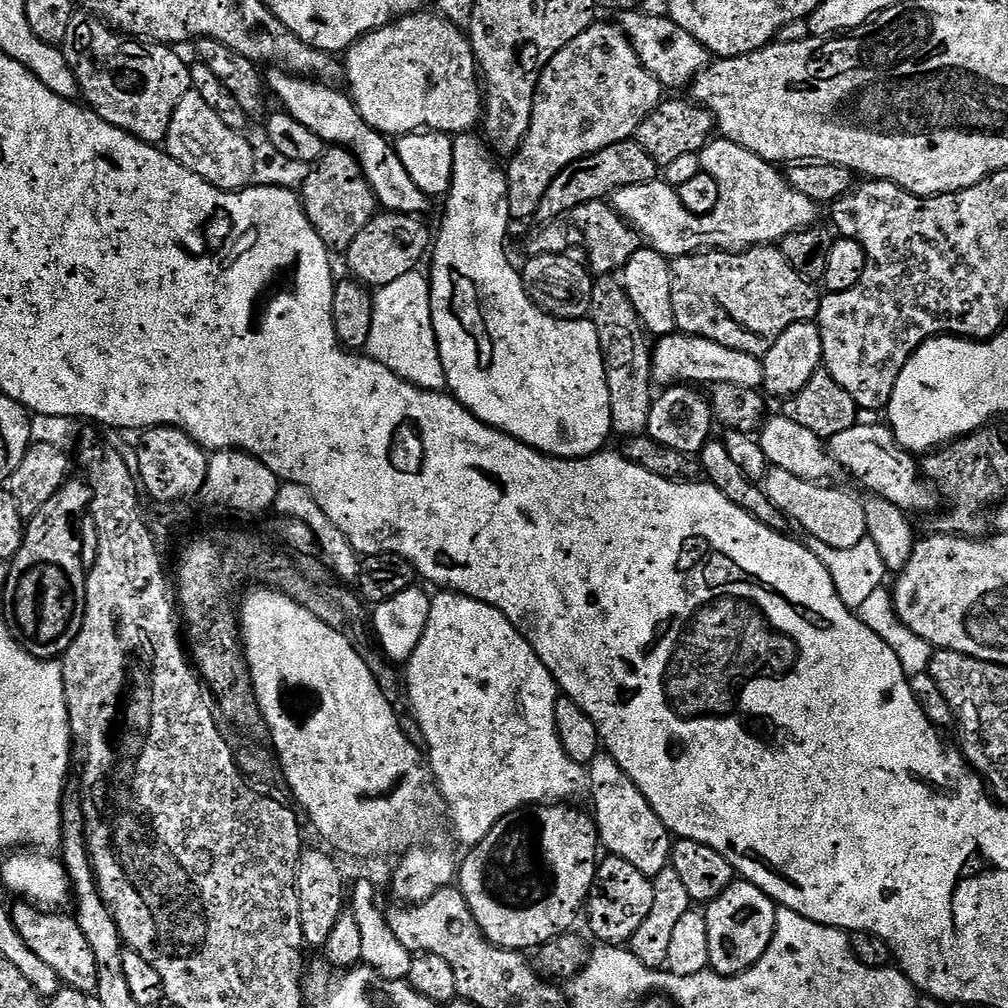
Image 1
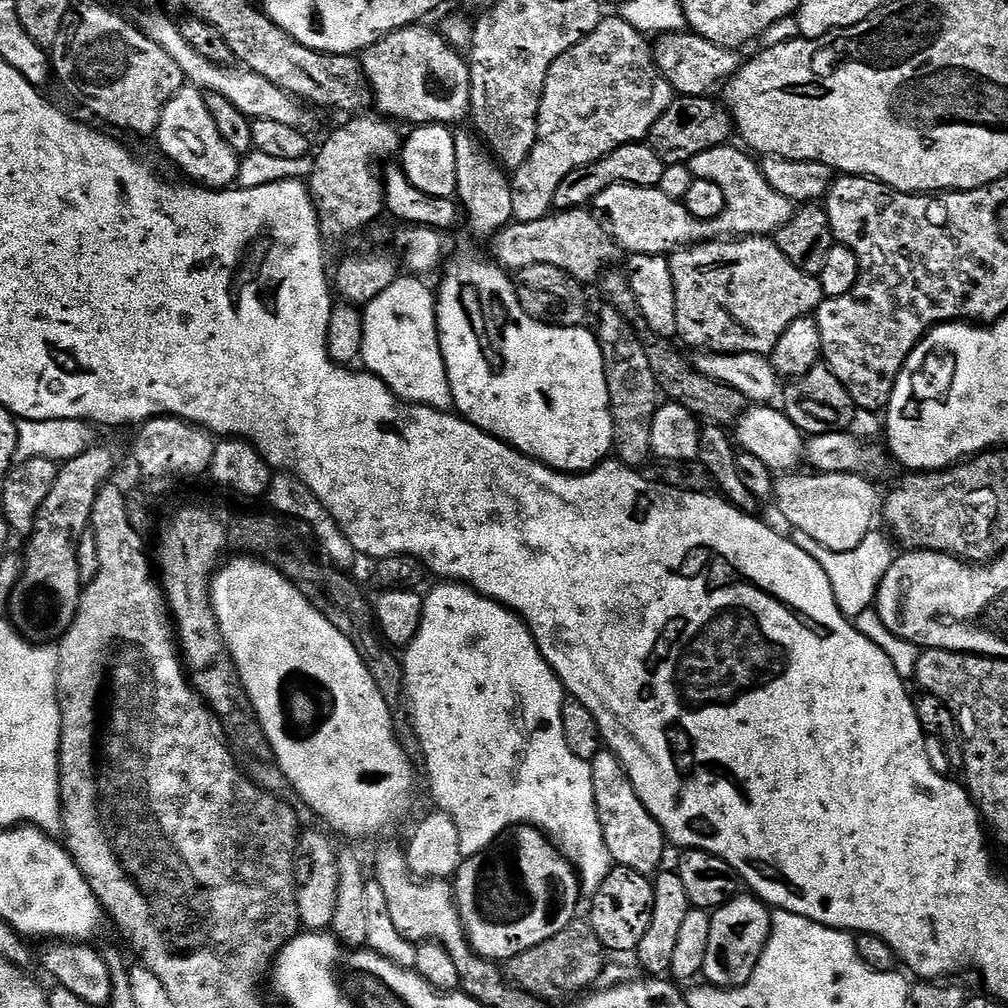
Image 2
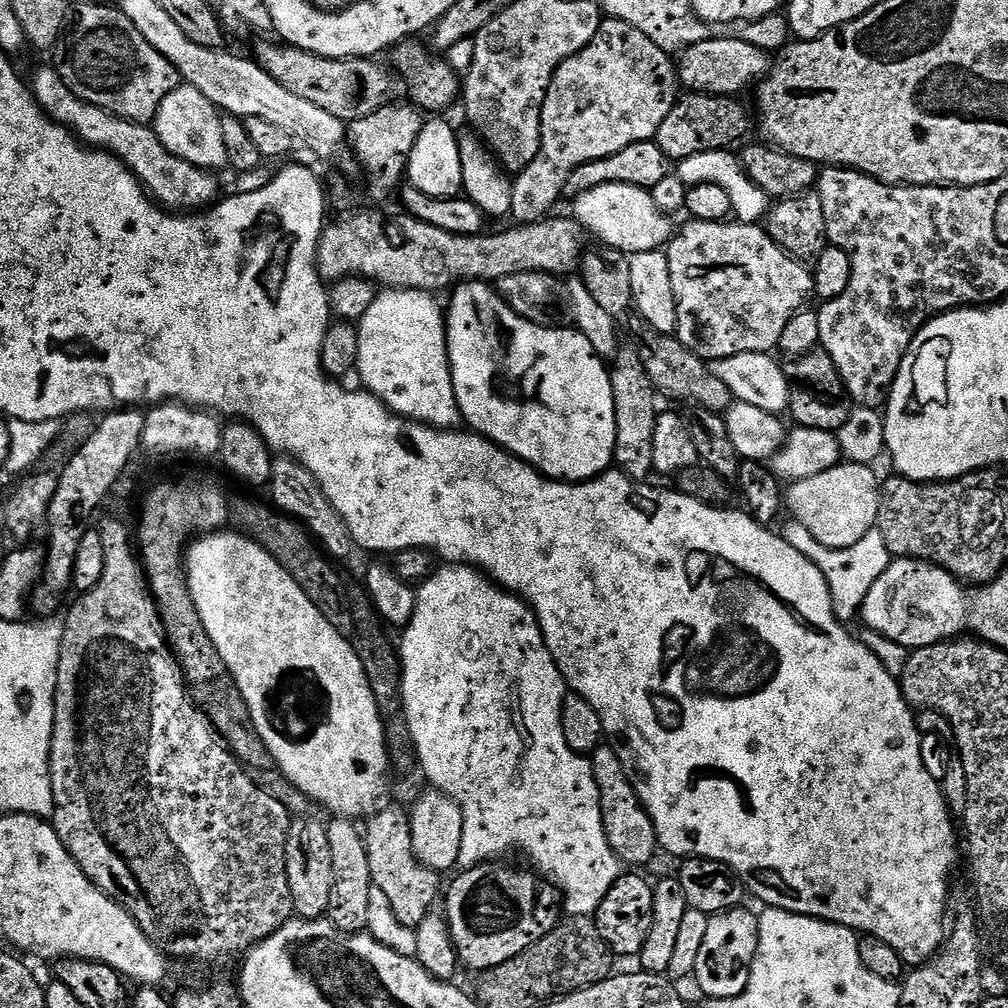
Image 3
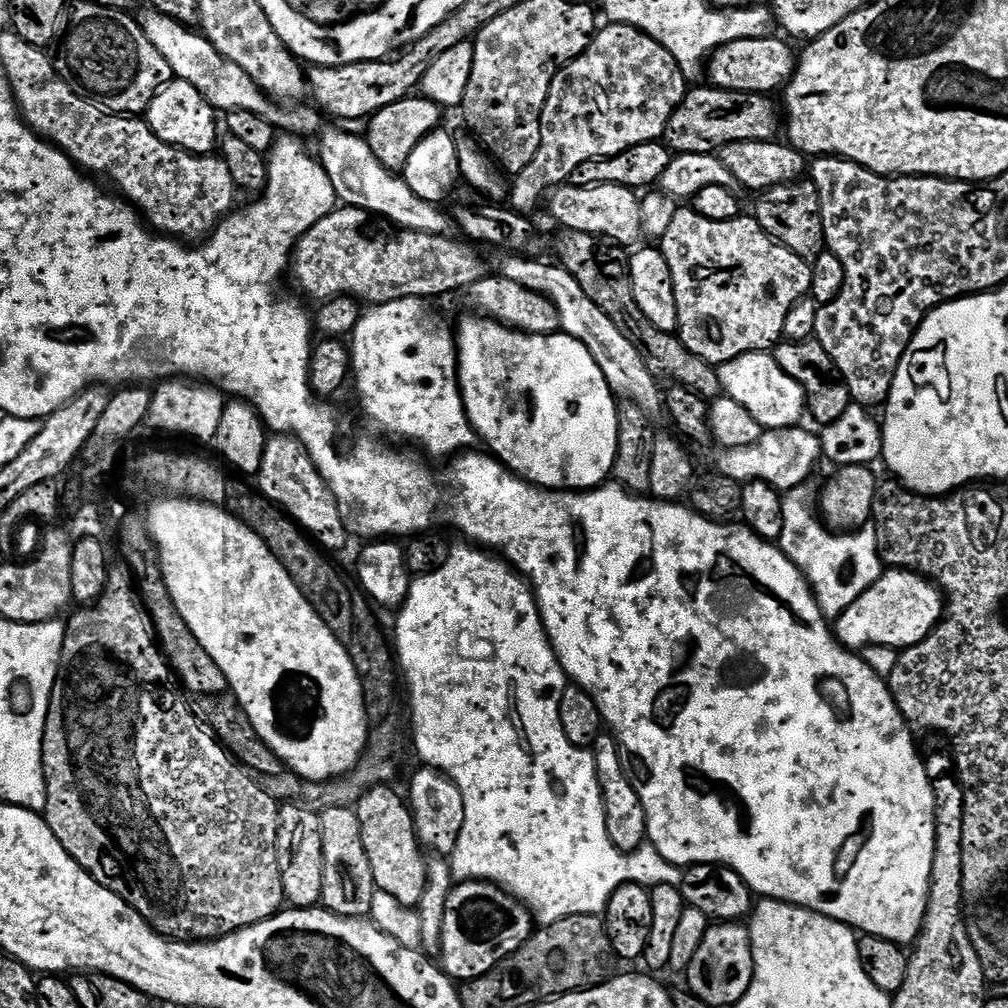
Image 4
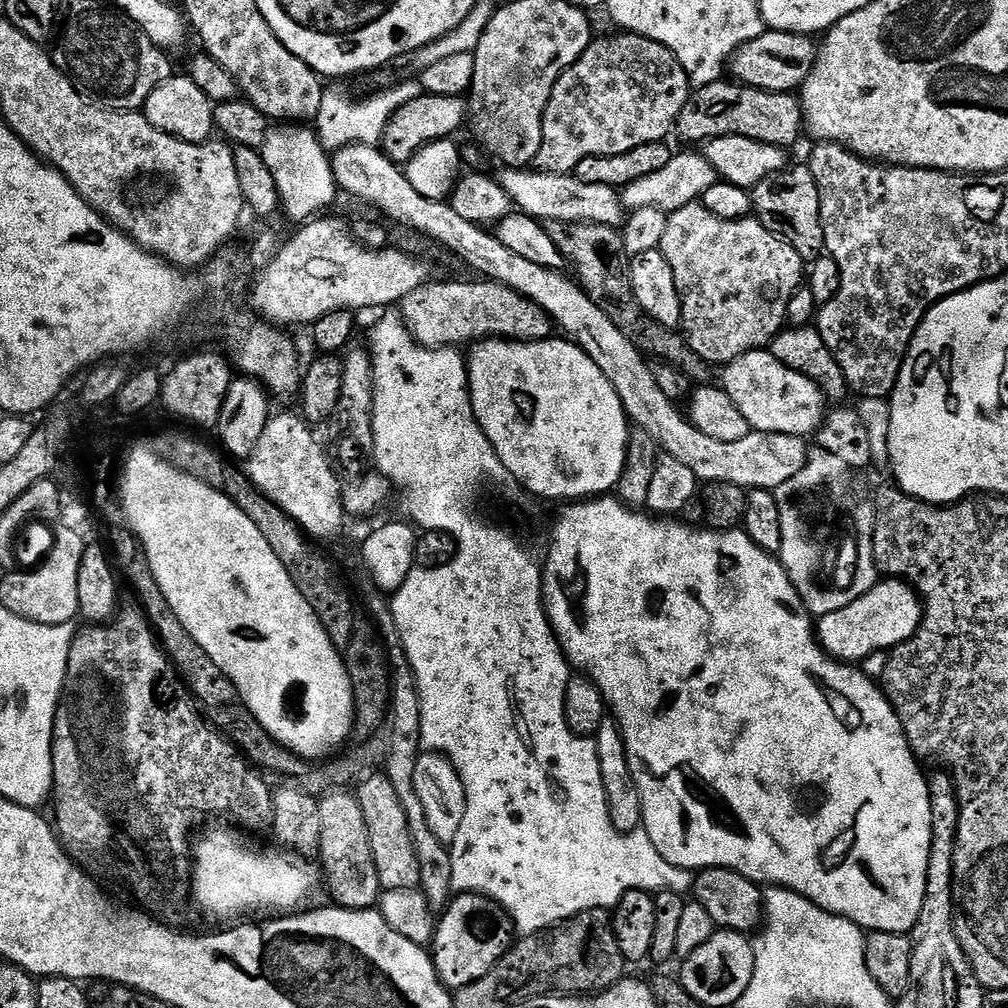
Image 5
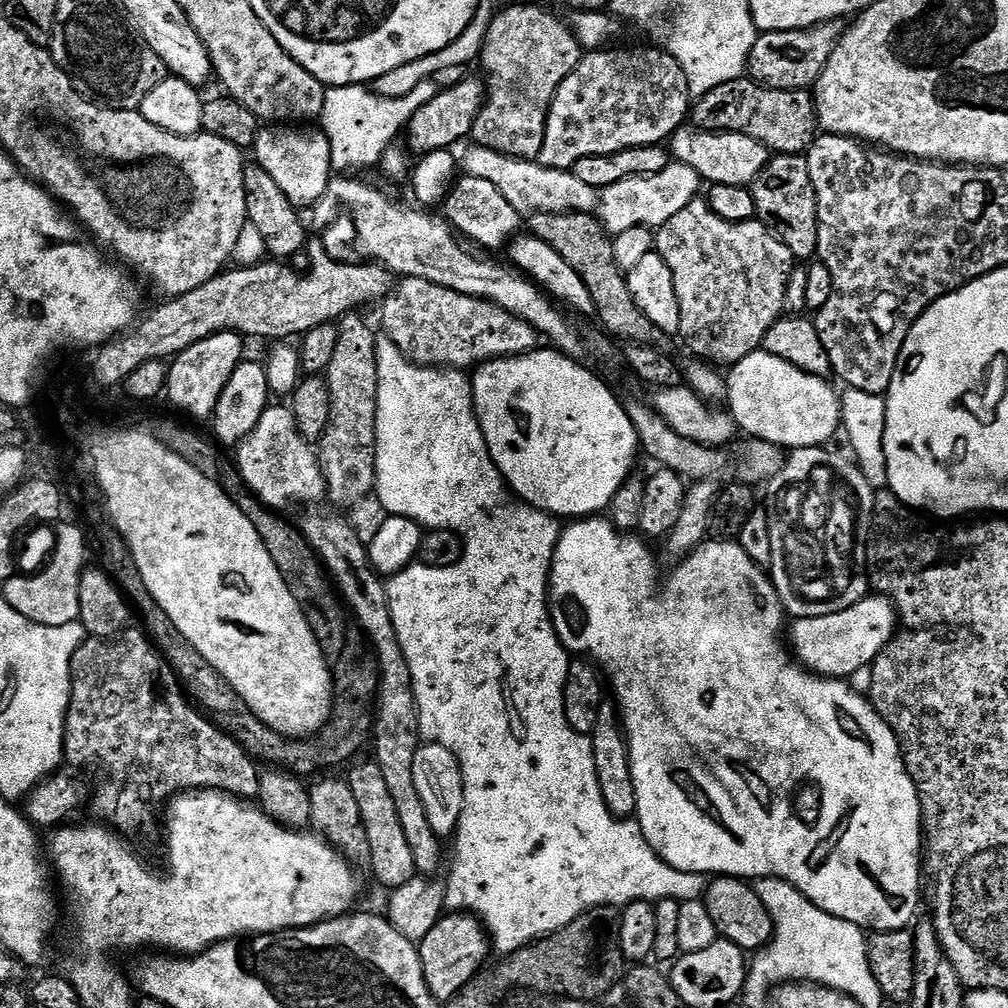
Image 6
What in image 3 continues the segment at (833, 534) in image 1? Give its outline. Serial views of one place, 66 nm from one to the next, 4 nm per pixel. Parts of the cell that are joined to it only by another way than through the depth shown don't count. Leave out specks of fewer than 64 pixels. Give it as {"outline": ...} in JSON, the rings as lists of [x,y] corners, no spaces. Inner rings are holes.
{"outline":[[[841,462],[825,473],[791,481],[784,494],[787,515],[802,522],[827,548],[849,548],[862,542],[862,538],[875,529],[878,518],[882,480],[876,477],[875,470],[867,464]]]}

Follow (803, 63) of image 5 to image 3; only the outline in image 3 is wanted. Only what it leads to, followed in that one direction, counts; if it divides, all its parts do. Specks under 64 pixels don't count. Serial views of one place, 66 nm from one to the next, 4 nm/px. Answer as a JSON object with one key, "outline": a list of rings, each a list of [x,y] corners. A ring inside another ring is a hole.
{"outline":[[[739,35],[716,36],[698,42],[694,46],[683,49],[678,56],[678,80],[681,85],[685,84],[688,92],[705,92],[708,96],[734,96],[739,97],[748,87],[759,85],[760,81],[770,71],[770,56],[763,48],[754,46],[750,42],[741,40]]]}

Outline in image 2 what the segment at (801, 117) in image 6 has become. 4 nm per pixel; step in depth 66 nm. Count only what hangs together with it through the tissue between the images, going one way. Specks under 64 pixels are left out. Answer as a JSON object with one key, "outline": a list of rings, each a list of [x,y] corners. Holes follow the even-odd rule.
{"outline":[[[676,96],[672,101],[672,105],[666,110],[666,114],[662,114],[662,118],[658,118],[658,122],[654,122],[650,133],[650,143],[654,151],[658,154],[658,158],[664,160],[665,165],[670,164],[688,164],[698,154],[702,154],[711,148],[722,148],[729,143],[728,140],[734,136],[734,121],[732,113],[724,107],[719,99],[707,96]]]}

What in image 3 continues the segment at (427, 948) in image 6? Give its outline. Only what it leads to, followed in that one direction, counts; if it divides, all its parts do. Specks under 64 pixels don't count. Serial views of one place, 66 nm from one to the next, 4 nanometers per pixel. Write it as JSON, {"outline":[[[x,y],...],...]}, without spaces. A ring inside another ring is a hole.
{"outline":[[[488,861],[457,874],[460,875],[449,888],[447,885],[444,894],[445,919],[461,963],[474,972],[488,971],[517,957],[556,928],[562,919],[559,889],[541,884],[533,873],[515,871],[504,862]],[[528,888],[544,892],[544,904],[540,904],[540,900],[532,900],[532,904],[528,904]]]}

